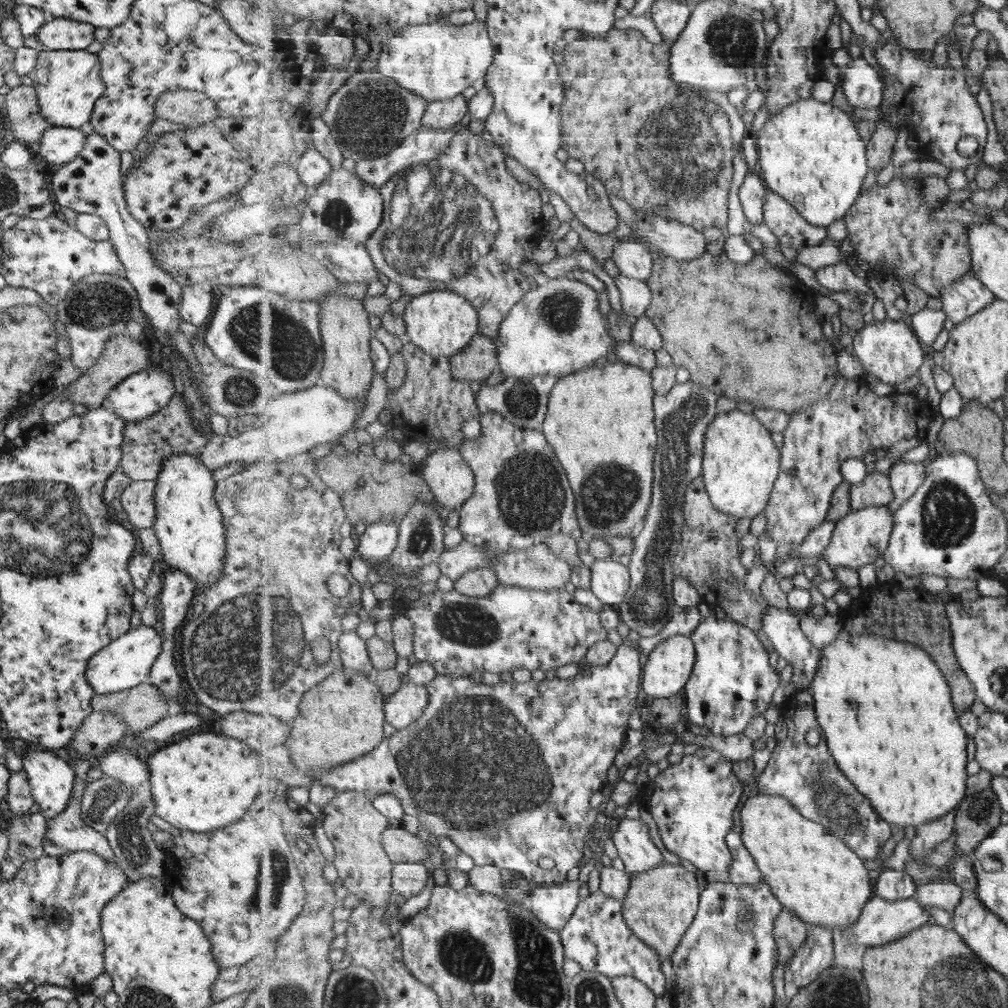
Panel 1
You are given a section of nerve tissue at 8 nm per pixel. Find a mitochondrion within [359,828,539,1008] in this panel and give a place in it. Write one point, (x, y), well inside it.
(461, 954)

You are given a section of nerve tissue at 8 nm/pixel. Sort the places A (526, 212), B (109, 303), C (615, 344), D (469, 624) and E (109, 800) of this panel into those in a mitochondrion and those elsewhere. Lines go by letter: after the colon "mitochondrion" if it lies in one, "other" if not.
A: other
B: mitochondrion
C: other
D: mitochondrion
E: mitochondrion

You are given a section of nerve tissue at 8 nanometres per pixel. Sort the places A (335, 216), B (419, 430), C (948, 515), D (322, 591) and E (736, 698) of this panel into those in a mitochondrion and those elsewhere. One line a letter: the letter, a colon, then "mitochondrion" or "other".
A: mitochondrion
B: other
C: mitochondrion
D: other
E: other

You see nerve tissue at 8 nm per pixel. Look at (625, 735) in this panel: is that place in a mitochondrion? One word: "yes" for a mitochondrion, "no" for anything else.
no

